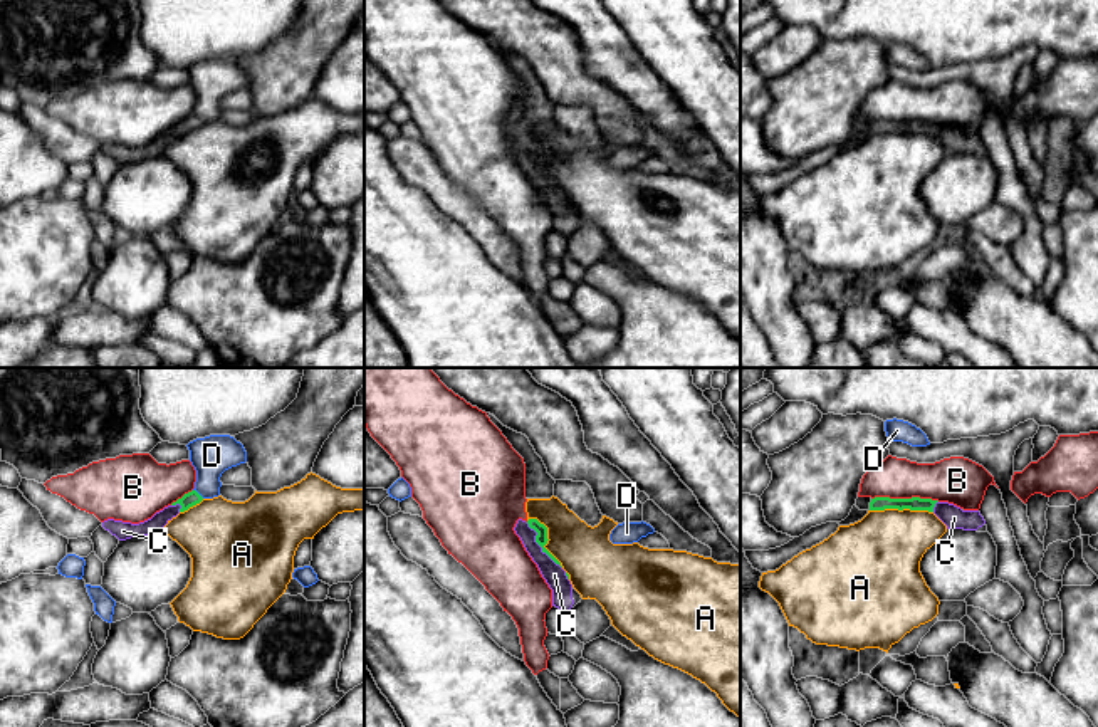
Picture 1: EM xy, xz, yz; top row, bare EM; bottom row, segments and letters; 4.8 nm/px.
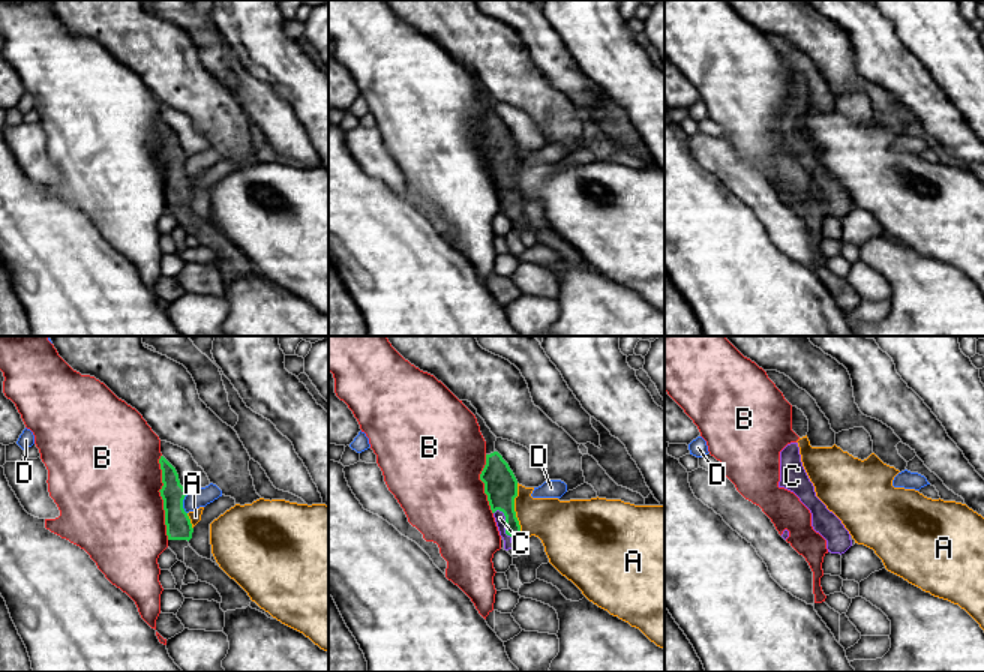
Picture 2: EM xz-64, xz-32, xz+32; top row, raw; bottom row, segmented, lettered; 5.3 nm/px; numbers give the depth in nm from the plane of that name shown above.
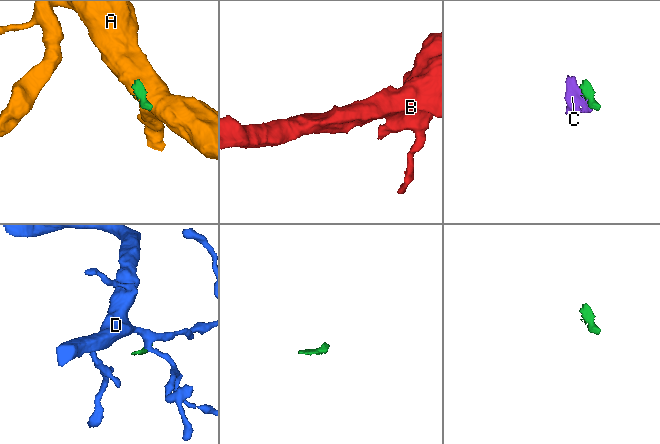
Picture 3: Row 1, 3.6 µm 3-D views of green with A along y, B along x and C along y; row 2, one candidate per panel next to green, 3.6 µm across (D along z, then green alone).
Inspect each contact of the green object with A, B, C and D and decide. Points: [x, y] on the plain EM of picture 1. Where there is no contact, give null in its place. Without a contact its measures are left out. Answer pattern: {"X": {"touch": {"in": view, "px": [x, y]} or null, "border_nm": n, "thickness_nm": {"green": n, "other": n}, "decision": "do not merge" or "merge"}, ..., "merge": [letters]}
{"A": {"touch": {"in": "yz", "px": [902, 133]}, "border_nm": 300, "thickness_nm": {"green": 60, "other": 380}, "decision": "do not merge"}, "B": {"touch": {"in": "yz", "px": [905, 123]}, "border_nm": 320, "thickness_nm": {"green": 60, "other": 220}, "decision": "do not merge"}, "C": {"touch": {"in": "xz", "px": [539, 168]}, "border_nm": 280, "thickness_nm": {"green": 60, "other": 100}, "decision": "merge"}, "D": {"touch": {"in": "xy", "px": [197, 116]}, "border_nm": 70, "thickness_nm": {"green": 70, "other": 190}, "decision": "do not merge"}, "merge": ["C"]}

